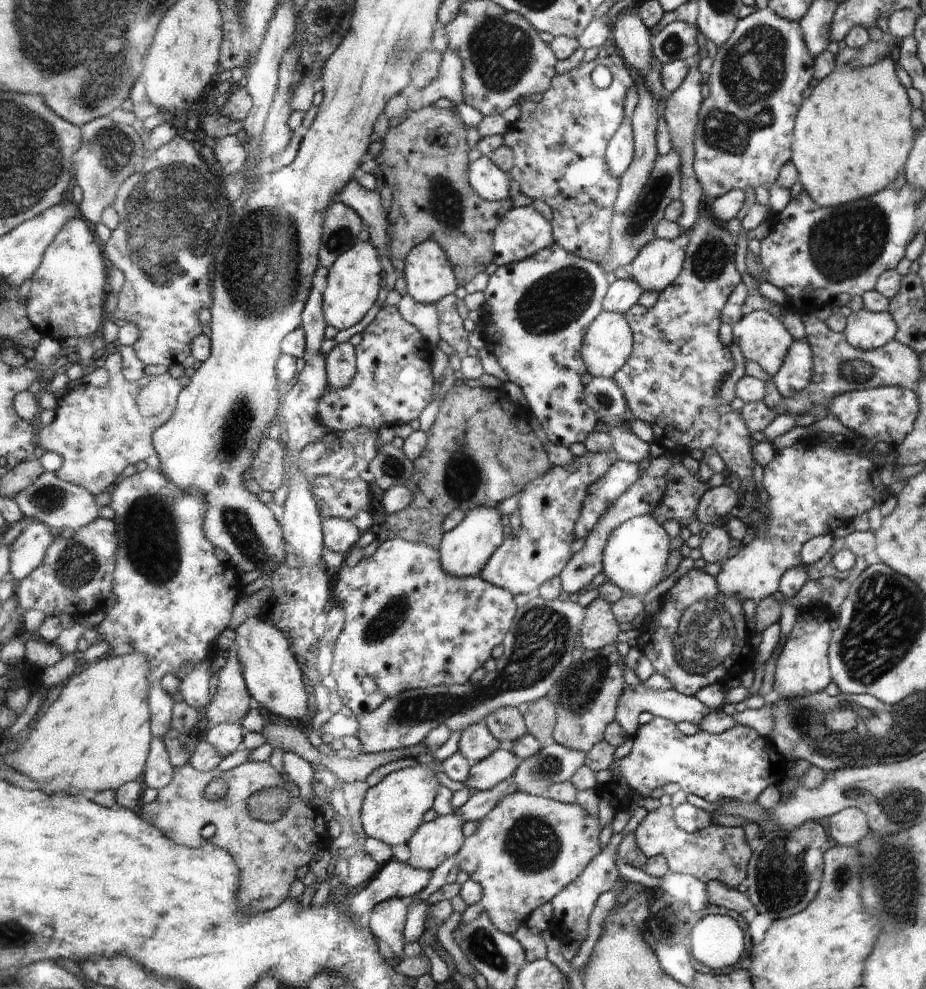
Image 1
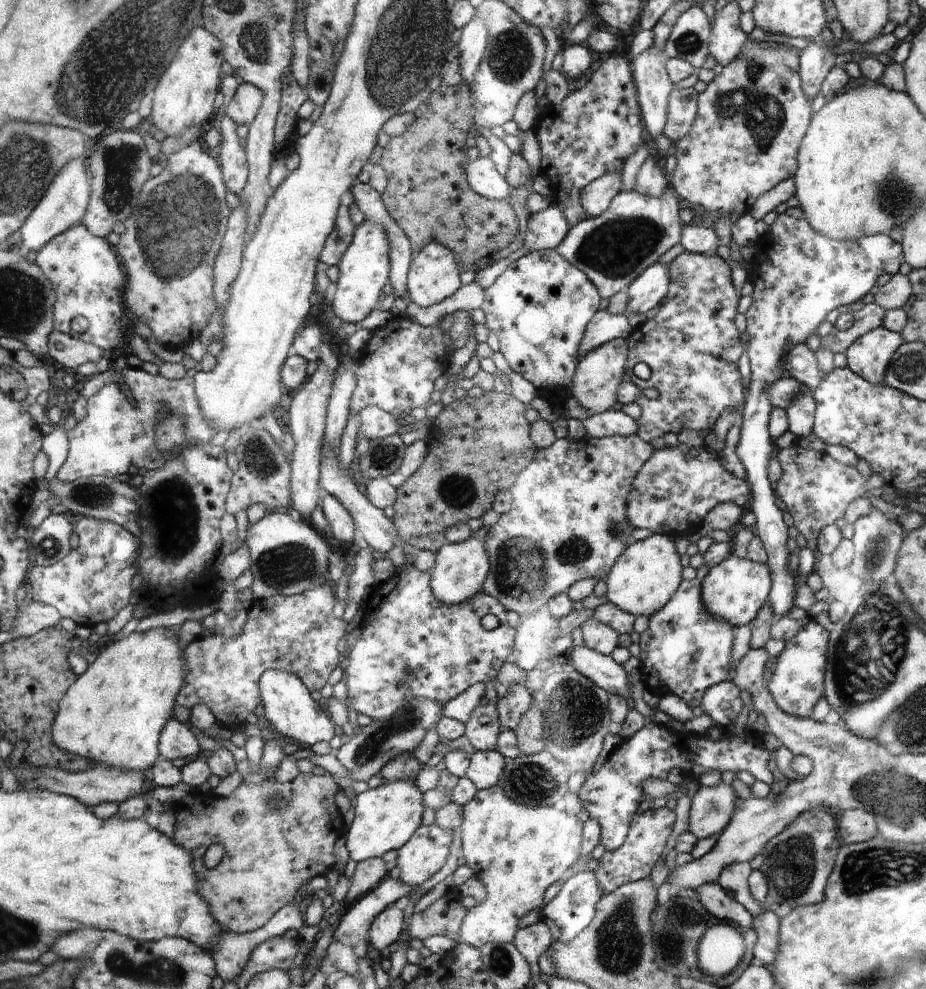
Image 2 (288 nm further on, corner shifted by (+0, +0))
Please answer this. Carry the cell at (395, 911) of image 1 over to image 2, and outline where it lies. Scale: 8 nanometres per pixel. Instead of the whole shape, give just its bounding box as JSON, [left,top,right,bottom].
[371,904,405,950]

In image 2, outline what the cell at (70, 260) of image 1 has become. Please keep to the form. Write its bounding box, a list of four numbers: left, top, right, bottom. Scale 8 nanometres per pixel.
[37,224,129,350]

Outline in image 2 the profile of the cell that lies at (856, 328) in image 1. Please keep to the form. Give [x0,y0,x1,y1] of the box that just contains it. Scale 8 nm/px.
[847,326,903,384]

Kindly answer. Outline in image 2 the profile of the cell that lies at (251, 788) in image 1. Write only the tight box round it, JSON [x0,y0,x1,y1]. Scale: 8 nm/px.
[175,772,349,934]

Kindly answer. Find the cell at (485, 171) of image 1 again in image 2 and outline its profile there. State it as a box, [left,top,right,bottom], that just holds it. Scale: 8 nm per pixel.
[467,156,513,202]

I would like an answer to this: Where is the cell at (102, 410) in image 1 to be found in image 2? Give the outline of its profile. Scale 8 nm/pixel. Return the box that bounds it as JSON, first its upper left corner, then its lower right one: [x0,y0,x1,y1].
[59,368,219,482]

